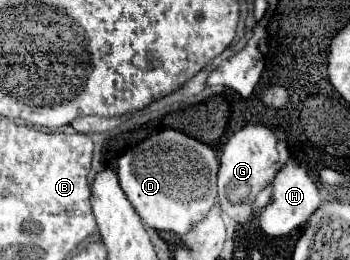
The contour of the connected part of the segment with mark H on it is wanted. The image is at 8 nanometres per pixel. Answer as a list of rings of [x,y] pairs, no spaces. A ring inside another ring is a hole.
[[[289,160],[285,164],[285,168],[275,176],[275,182],[273,182],[273,196],[269,200],[269,204],[259,212],[257,216],[257,222],[261,226],[261,230],[267,234],[267,236],[287,236],[291,234],[295,228],[303,226],[309,216],[323,204],[321,196],[319,196],[319,190],[313,182],[313,178],[309,176],[307,168],[297,164],[297,172],[295,172],[295,160]]]

